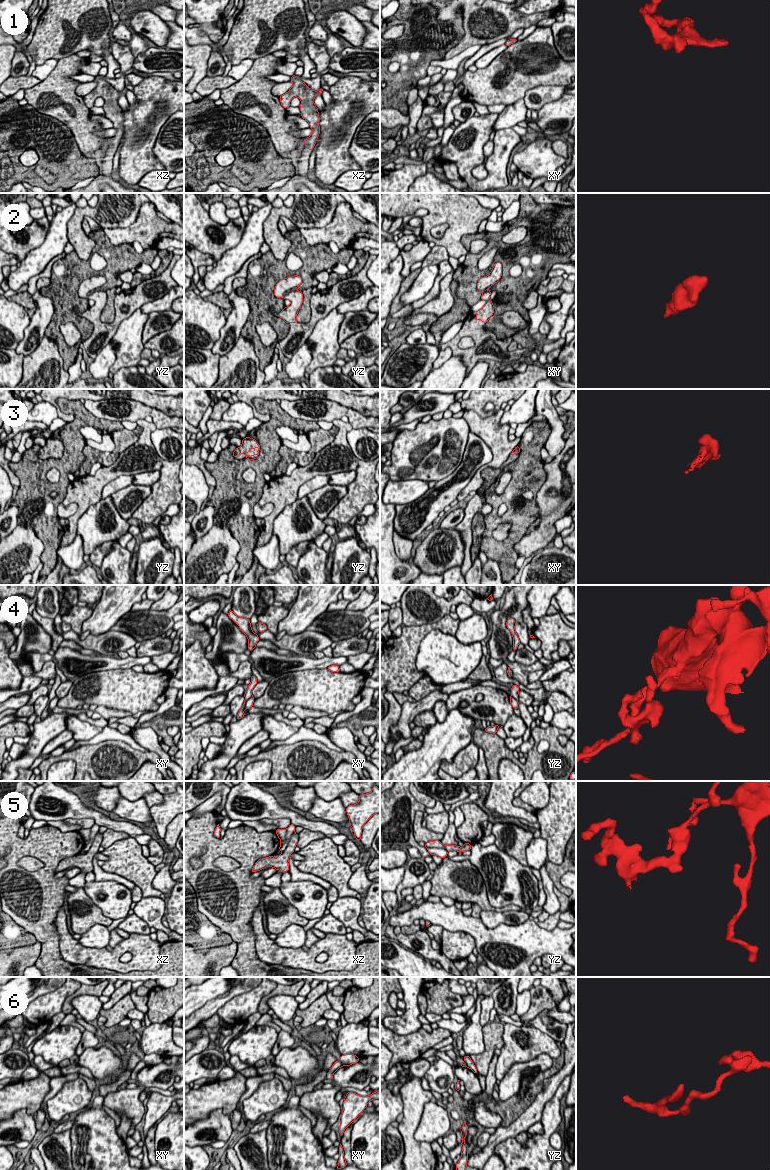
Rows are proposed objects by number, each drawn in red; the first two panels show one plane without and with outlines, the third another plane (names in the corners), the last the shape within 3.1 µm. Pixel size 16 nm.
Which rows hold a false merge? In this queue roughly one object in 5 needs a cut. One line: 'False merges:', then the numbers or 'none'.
False merges: 4, 5, 6

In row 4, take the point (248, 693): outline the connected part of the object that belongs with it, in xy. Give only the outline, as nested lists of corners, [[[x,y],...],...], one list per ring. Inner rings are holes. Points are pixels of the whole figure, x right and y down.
[[[252,675],[250,680],[251,680],[251,683],[248,685],[248,689],[245,691],[245,694],[244,694],[245,701],[244,701],[243,706],[241,707],[241,709],[239,710],[237,714],[237,720],[240,720],[241,718],[245,716],[244,708],[245,708],[246,701],[252,697],[252,690],[255,687],[255,685],[258,683],[257,678],[254,675]]]

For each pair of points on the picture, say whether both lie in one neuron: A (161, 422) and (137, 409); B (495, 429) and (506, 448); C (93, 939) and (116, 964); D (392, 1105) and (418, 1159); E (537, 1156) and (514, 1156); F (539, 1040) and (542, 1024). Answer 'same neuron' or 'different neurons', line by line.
A: same neuron
B: same neuron
C: different neurons
D: different neurons
E: same neuron
F: different neurons

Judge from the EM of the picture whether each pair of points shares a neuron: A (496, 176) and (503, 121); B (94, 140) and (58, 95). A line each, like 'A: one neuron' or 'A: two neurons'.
A: two neurons
B: one neuron

